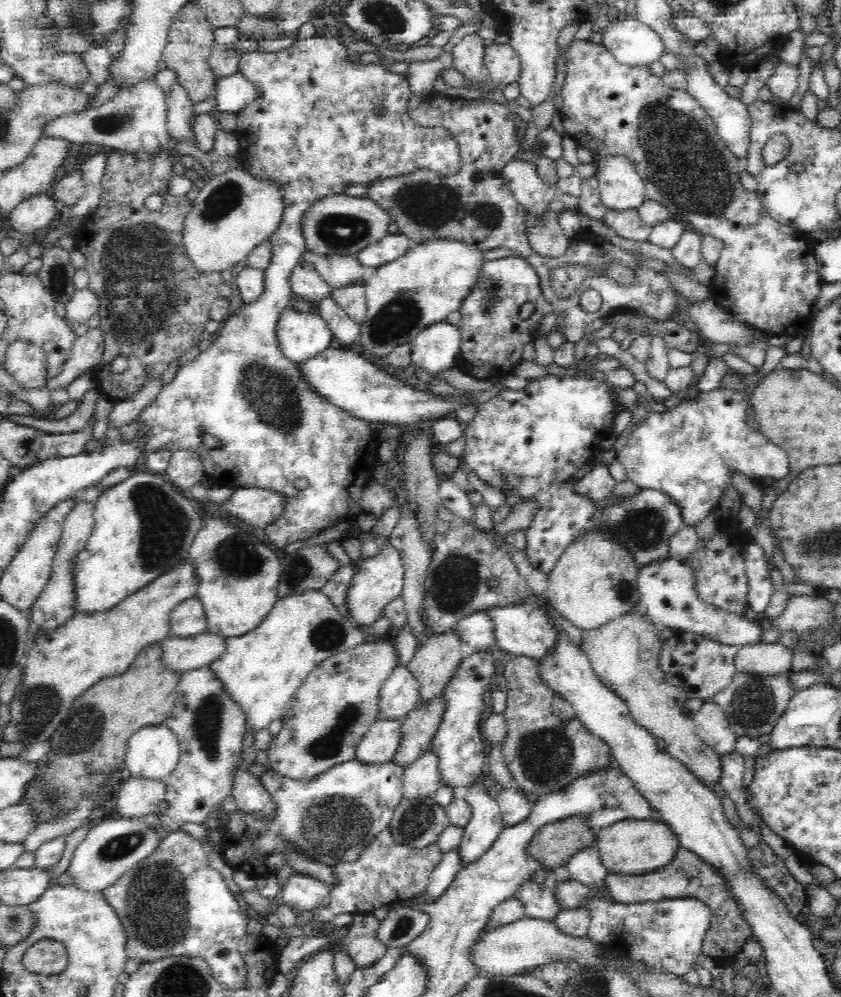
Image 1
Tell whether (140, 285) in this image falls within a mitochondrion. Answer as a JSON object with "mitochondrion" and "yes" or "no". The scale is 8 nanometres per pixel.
{"mitochondrion":"yes"}

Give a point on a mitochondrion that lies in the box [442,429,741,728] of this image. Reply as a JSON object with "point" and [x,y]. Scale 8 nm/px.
{"point":[645,526]}

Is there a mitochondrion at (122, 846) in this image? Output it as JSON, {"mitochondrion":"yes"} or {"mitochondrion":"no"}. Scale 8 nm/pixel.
{"mitochondrion":"yes"}

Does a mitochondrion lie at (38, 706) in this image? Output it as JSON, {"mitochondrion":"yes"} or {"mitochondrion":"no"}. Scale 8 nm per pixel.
{"mitochondrion":"yes"}

